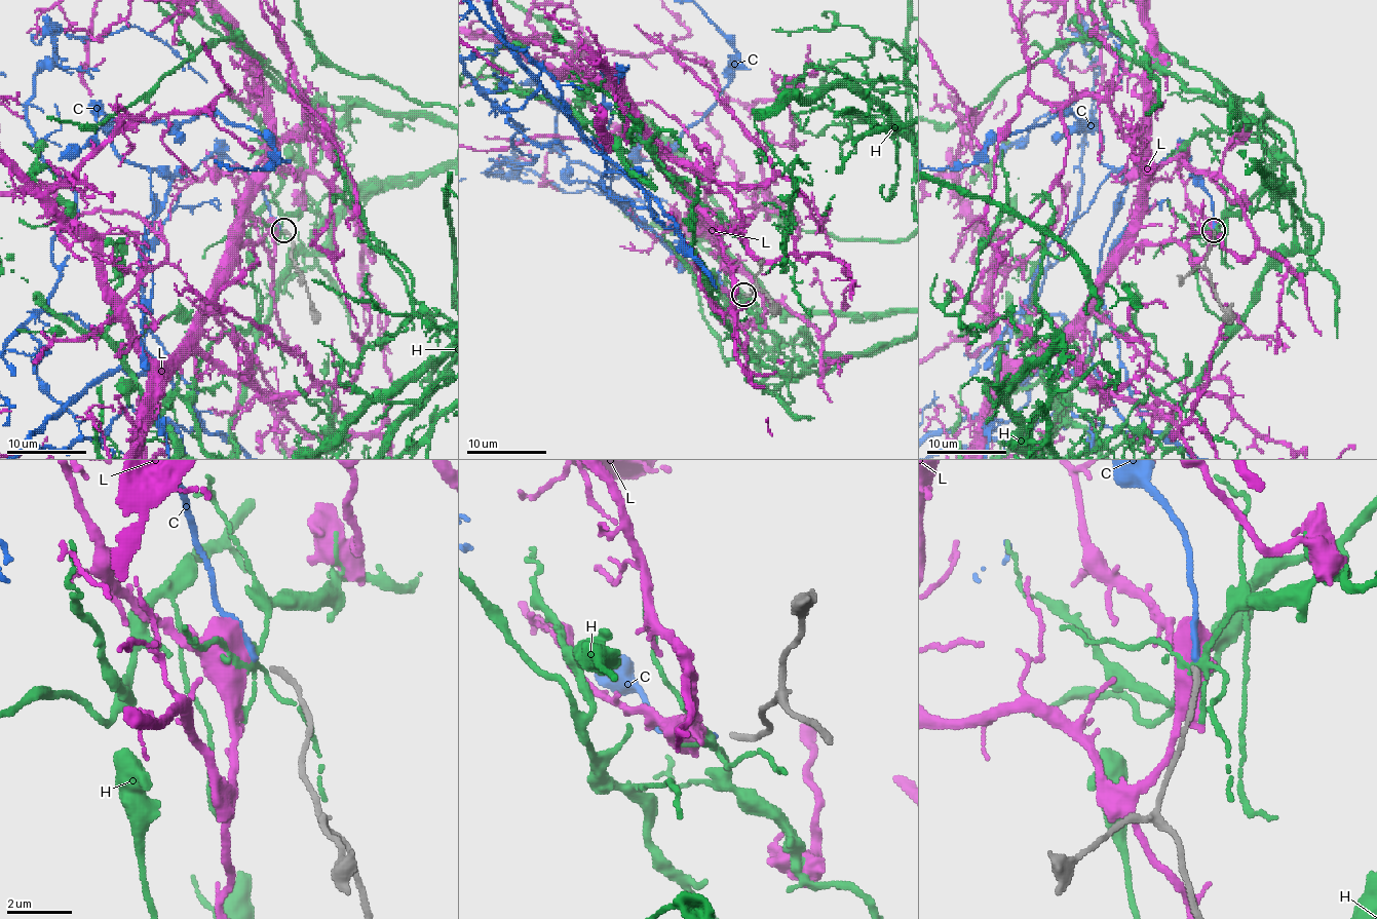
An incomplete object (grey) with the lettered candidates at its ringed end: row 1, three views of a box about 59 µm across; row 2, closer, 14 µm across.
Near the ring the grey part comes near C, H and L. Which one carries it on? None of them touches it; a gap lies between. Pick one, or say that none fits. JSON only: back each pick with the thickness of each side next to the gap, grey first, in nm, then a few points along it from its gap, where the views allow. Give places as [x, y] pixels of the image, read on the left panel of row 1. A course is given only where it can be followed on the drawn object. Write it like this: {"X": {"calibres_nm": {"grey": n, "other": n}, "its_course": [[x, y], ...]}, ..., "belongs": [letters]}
{"C": {"calibres_nm": {"grey": 180, "other": 190}}, "belongs": ["C"]}

